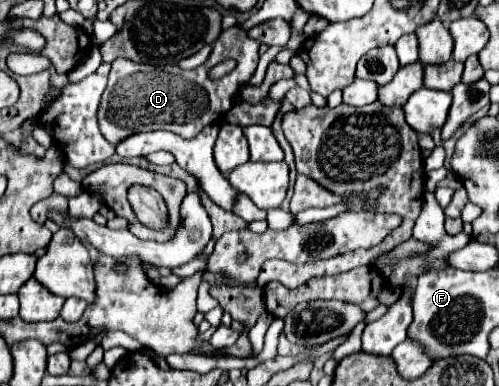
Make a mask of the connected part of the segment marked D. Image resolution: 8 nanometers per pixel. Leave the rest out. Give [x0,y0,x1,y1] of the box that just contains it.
[97,27,257,145]

